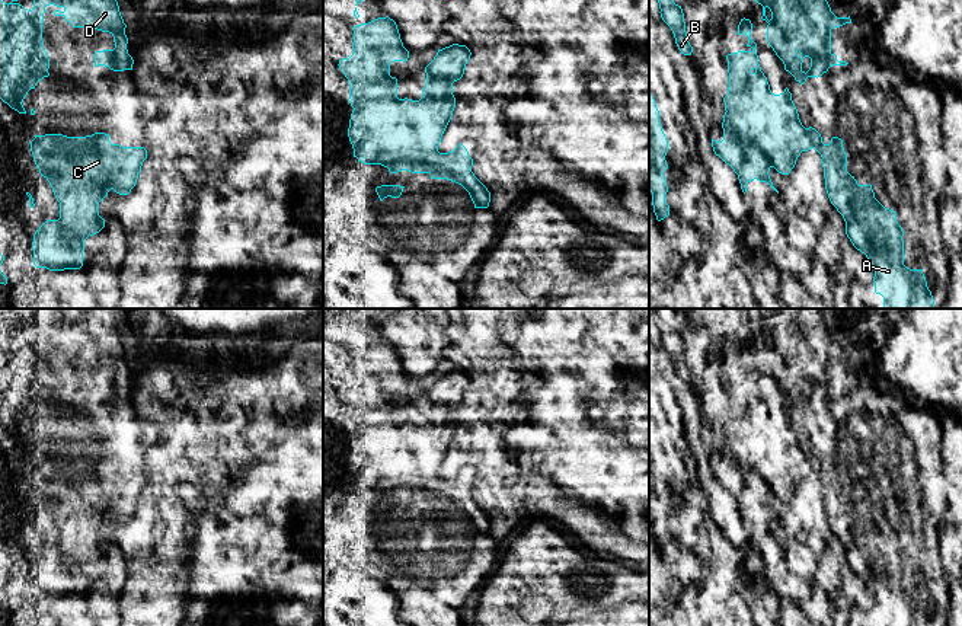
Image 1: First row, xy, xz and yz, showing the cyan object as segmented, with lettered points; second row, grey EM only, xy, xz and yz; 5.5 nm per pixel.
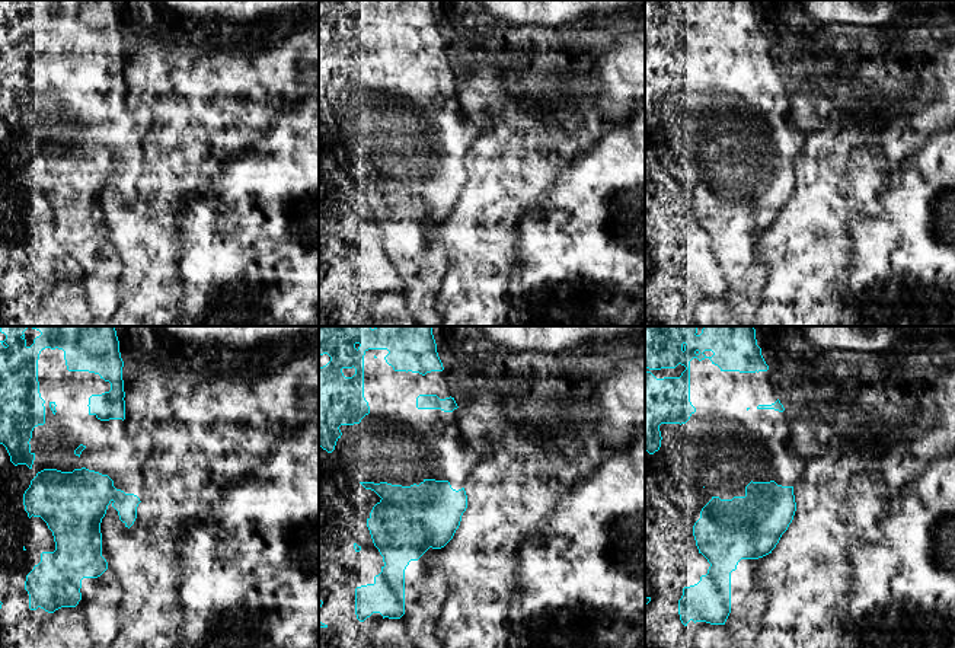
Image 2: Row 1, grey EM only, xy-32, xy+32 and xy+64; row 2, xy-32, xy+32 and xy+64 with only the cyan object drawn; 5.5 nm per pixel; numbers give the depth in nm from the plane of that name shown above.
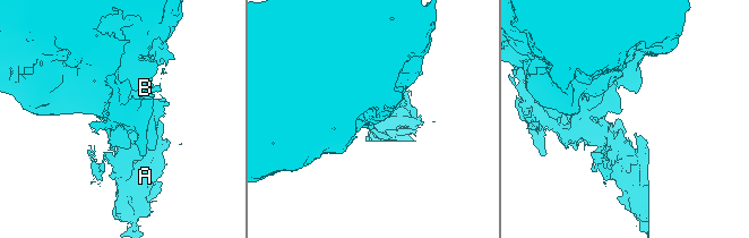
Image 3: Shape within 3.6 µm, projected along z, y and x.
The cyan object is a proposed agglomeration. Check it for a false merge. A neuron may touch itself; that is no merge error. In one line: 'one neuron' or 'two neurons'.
two neurons

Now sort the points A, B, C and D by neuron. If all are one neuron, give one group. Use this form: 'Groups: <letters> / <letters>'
Groups: A / B C D

